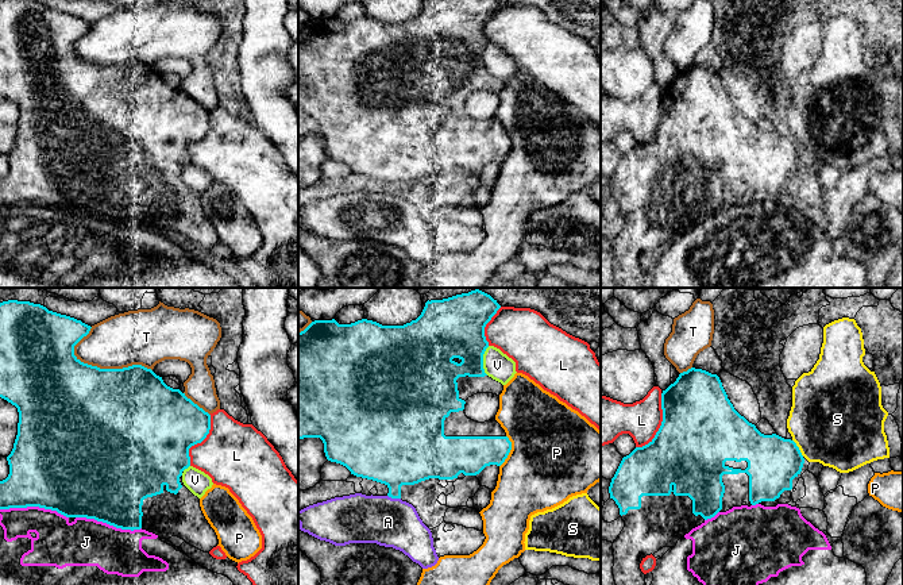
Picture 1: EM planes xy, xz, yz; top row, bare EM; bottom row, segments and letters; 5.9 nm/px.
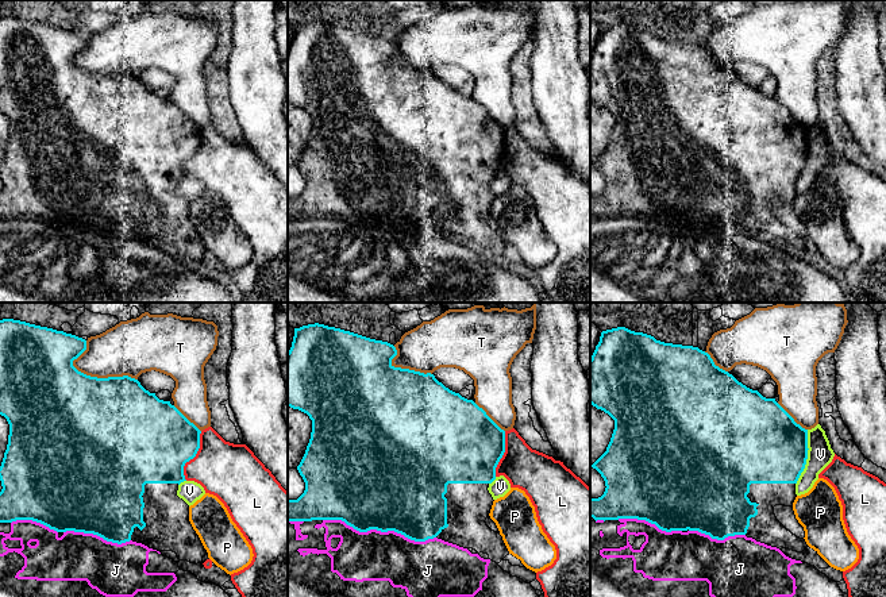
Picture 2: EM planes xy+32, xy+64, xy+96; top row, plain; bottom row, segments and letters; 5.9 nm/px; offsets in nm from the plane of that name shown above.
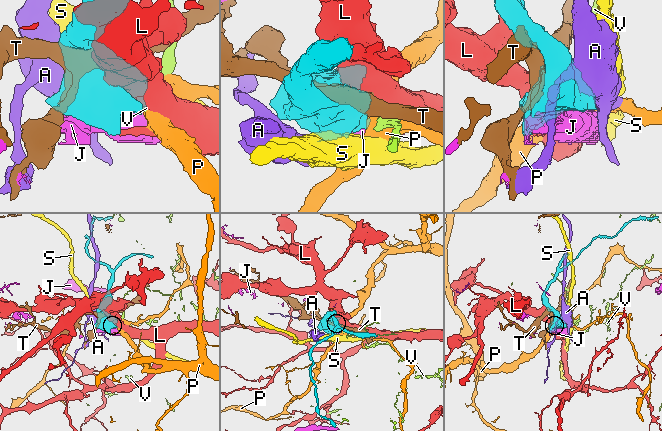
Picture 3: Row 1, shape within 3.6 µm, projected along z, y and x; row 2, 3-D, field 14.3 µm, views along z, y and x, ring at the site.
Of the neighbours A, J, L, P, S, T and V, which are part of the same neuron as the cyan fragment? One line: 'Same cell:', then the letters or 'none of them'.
Same cell: none of them

